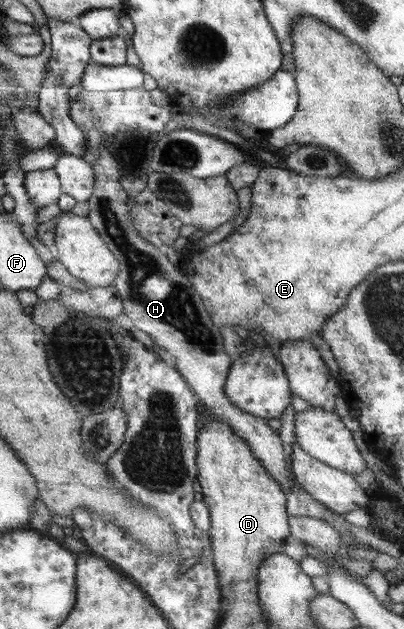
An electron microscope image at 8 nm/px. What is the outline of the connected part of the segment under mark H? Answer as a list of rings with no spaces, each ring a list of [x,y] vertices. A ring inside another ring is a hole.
[[[101,141],[98,148],[99,156],[93,168],[97,173],[97,184],[93,196],[87,201],[89,205],[88,217],[94,224],[94,227],[105,238],[105,242],[113,250],[114,255],[121,261],[121,272],[114,283],[114,287],[123,297],[125,315],[128,316],[135,326],[144,331],[160,348],[170,353],[176,359],[176,369],[189,381],[193,390],[202,403],[212,410],[212,413],[219,420],[226,422],[253,450],[253,454],[265,466],[267,472],[277,481],[286,494],[292,490],[294,482],[289,476],[290,461],[286,455],[286,450],[279,430],[270,427],[268,420],[256,417],[251,413],[246,413],[238,409],[231,399],[225,394],[225,385],[232,367],[232,357],[224,349],[224,337],[215,323],[212,323],[212,316],[208,313],[208,308],[200,296],[200,293],[194,288],[193,282],[189,276],[181,272],[181,269],[174,266],[174,263],[168,259],[164,249],[150,243],[145,237],[142,237],[134,220],[129,217],[130,195],[122,188],[122,173],[118,169],[118,161],[112,157],[112,153],[104,147]]]

